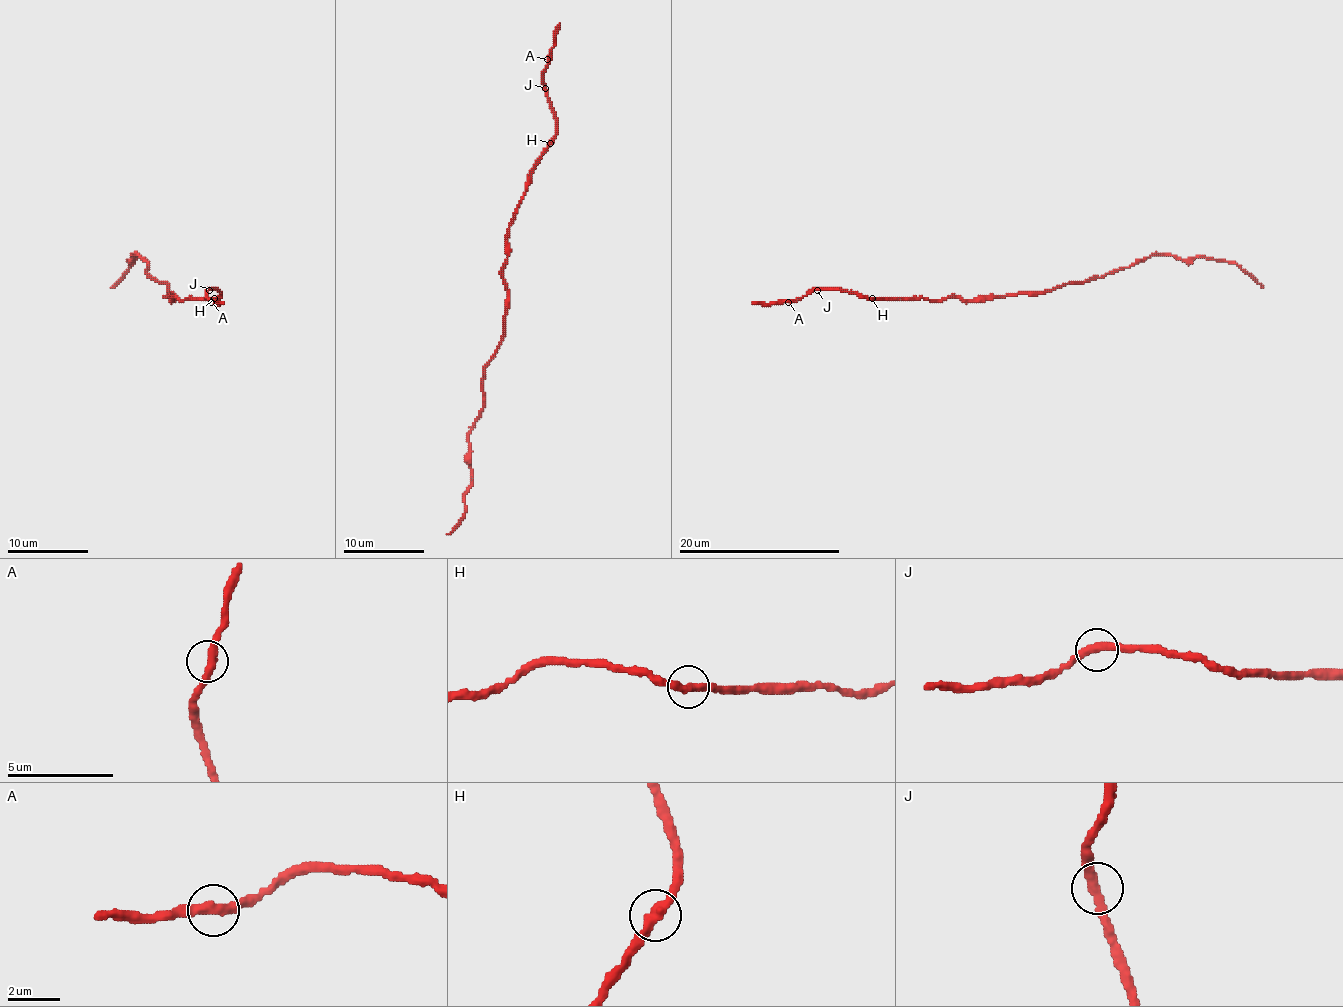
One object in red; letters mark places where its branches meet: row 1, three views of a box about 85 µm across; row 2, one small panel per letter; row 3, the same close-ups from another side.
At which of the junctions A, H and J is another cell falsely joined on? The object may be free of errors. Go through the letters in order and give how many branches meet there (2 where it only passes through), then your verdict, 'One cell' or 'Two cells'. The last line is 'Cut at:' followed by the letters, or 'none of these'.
A: Branches: 2. One cell
H: Branches: 2. One cell
J: Branches: 2. One cell
Cut at: none of these

